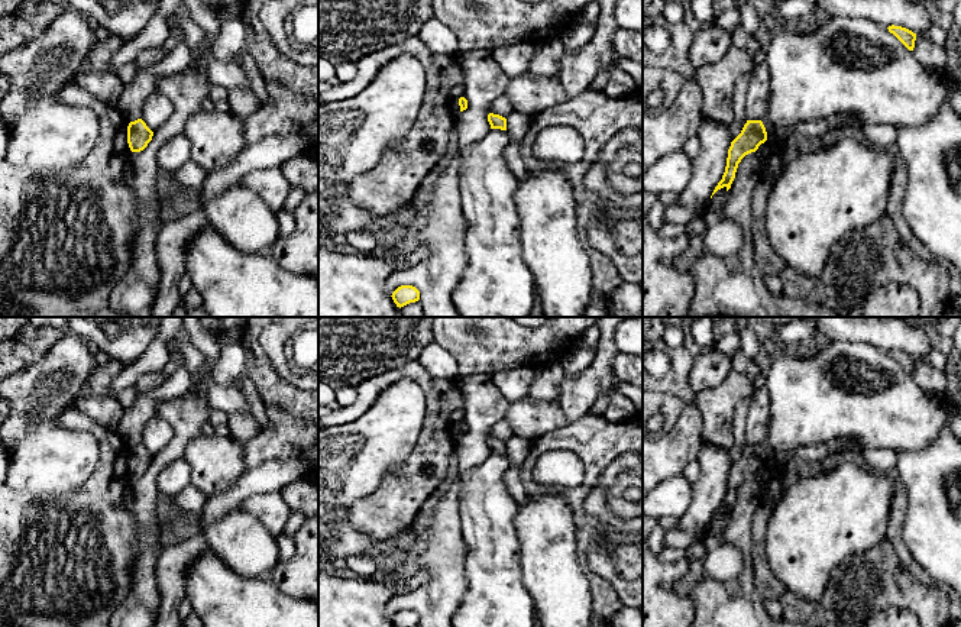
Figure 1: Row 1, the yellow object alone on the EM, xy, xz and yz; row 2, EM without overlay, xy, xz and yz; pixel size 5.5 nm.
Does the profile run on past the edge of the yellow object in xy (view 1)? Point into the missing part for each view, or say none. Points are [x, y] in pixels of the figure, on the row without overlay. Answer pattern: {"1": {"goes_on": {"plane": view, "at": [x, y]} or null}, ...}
{"1": {"goes_on": null}}

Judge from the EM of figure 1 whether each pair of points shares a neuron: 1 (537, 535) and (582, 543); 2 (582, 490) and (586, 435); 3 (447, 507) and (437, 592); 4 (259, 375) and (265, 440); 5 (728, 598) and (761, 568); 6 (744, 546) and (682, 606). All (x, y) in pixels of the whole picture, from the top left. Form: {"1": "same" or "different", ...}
{"1": "different", "2": "same", "3": "same", "4": "same", "5": "different", "6": "different"}

